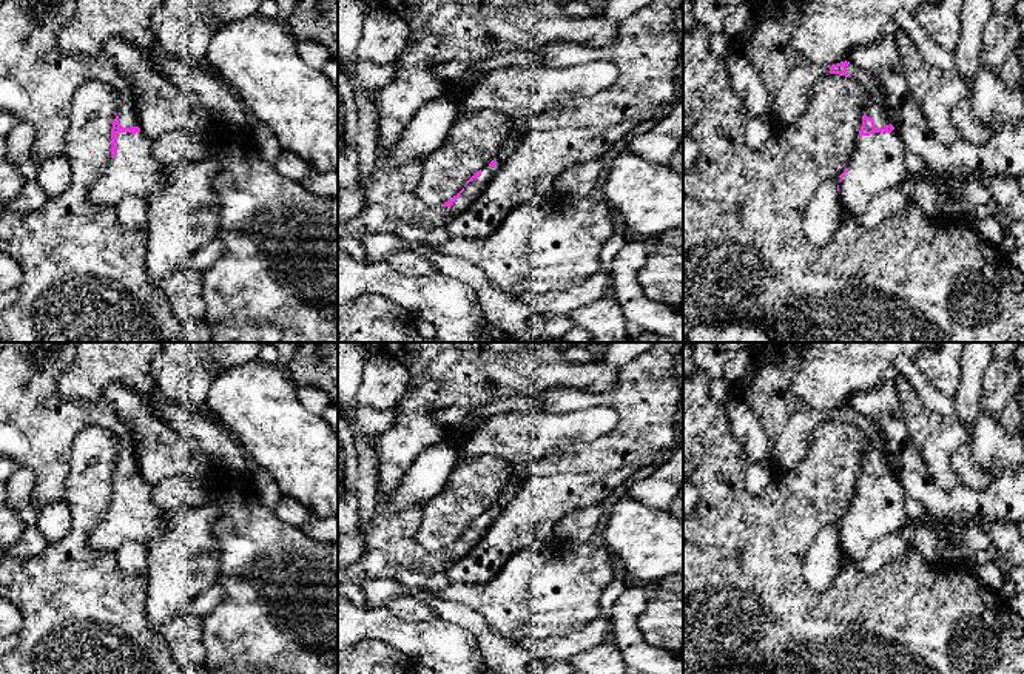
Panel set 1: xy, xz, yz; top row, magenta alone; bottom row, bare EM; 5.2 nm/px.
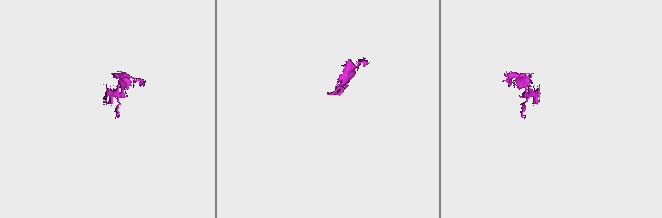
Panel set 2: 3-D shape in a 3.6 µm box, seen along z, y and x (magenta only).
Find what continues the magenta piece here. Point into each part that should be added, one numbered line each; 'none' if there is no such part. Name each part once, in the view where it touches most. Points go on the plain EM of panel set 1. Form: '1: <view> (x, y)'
1: xy (134, 517)

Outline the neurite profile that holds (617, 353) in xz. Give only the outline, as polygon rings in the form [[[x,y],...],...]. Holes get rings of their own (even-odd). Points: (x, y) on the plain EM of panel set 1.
[[[611,342],[600,361],[621,369],[635,356],[649,350],[654,344],[655,342]]]

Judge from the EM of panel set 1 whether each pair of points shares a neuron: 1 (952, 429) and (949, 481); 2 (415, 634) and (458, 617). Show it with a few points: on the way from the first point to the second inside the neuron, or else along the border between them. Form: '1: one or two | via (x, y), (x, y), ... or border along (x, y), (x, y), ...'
1: one | via (943, 441), (943, 469)
2: two | border along (437, 616), (464, 626), (478, 642)

